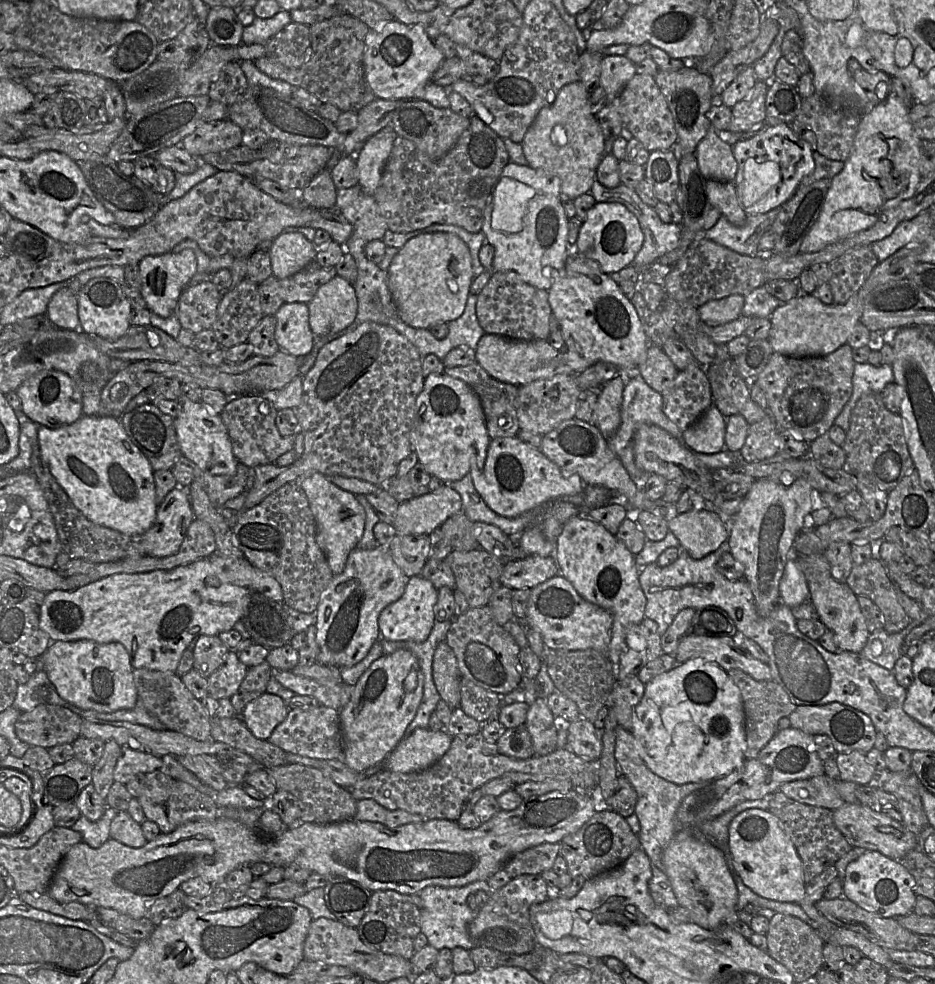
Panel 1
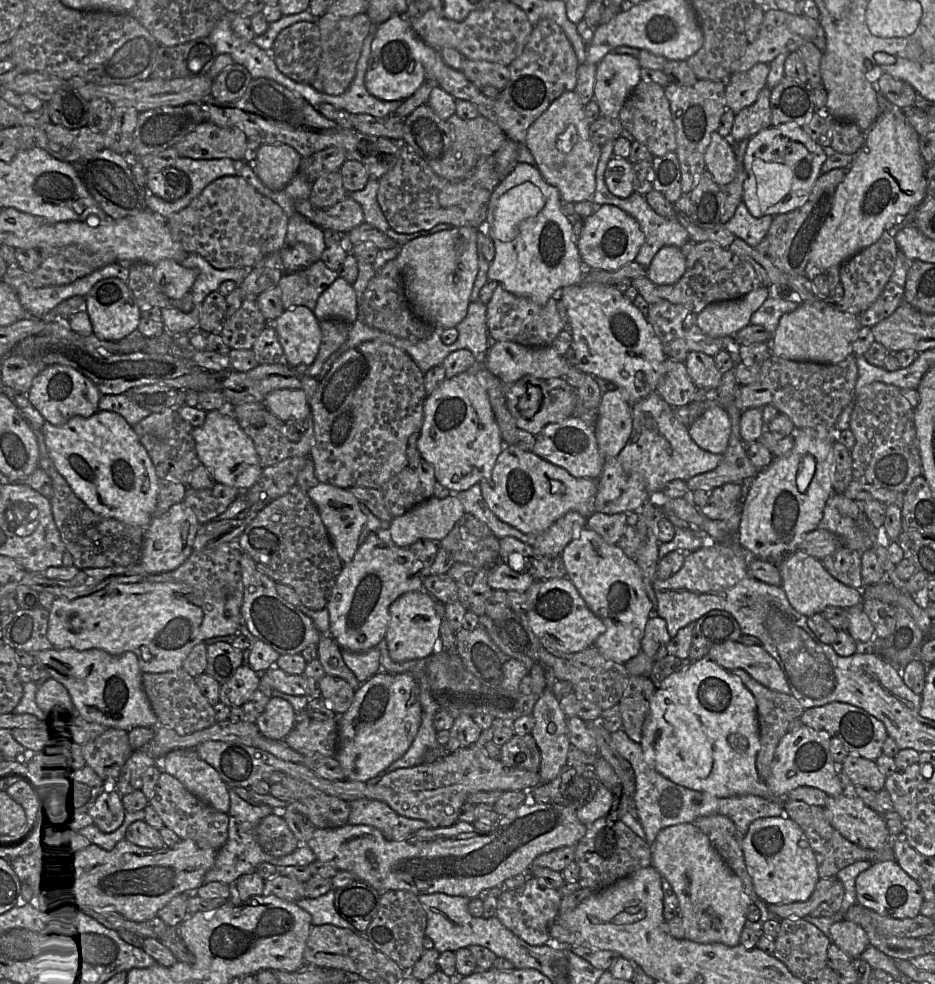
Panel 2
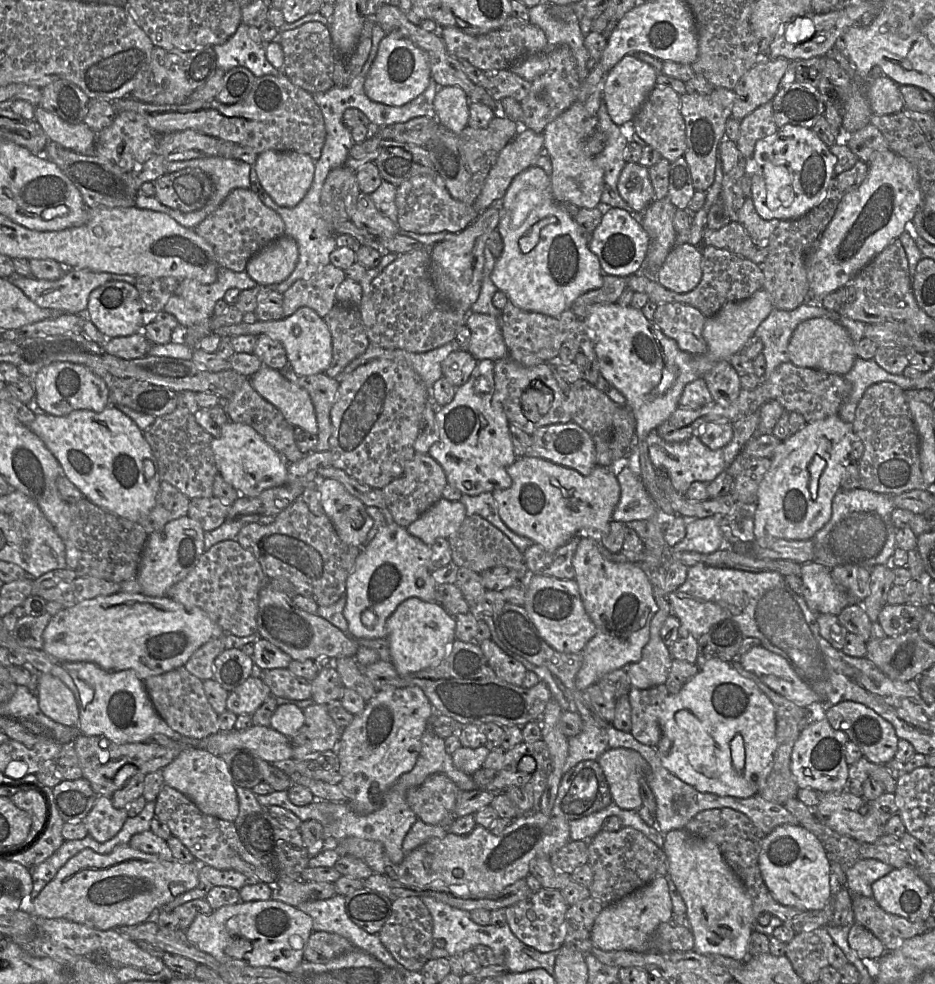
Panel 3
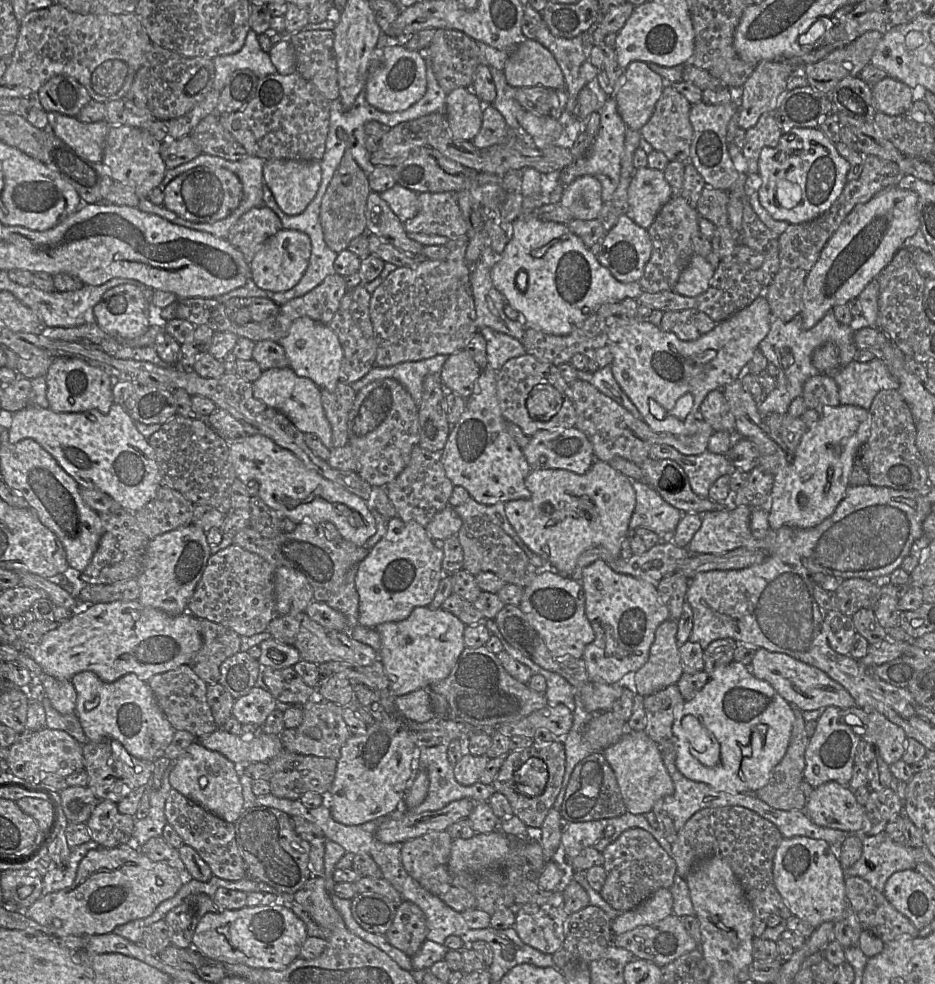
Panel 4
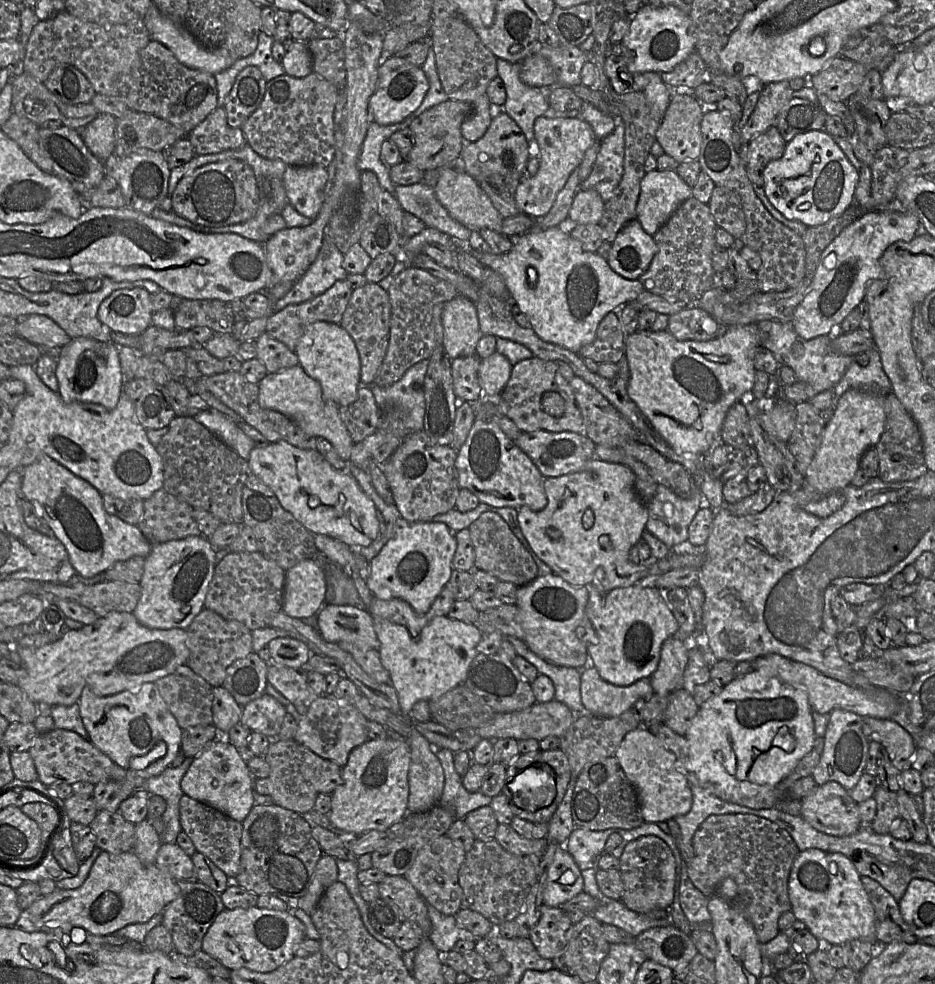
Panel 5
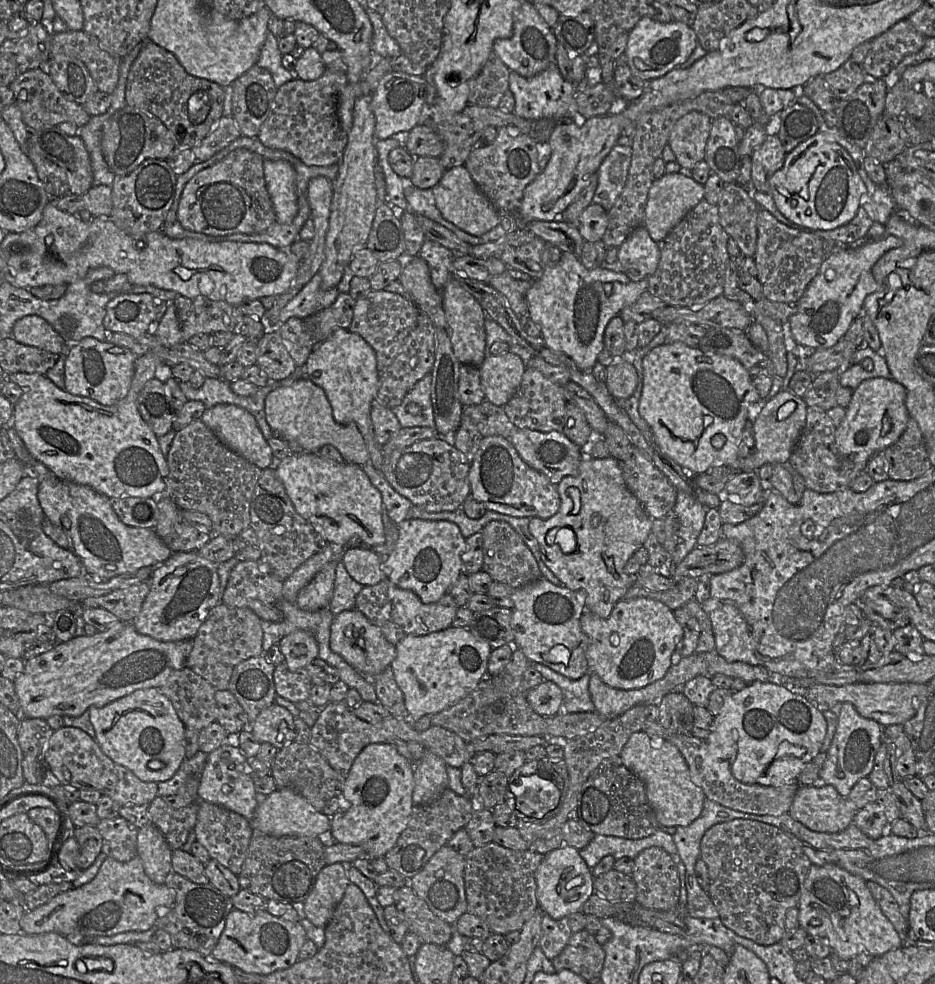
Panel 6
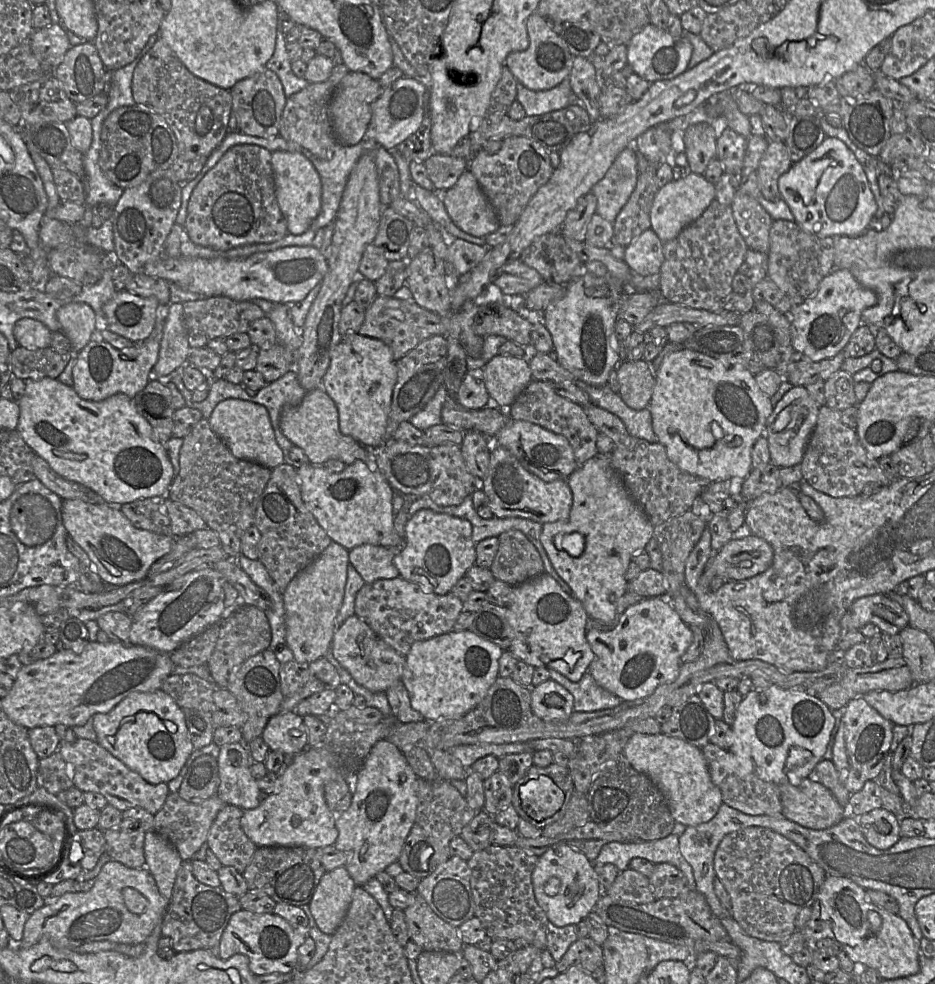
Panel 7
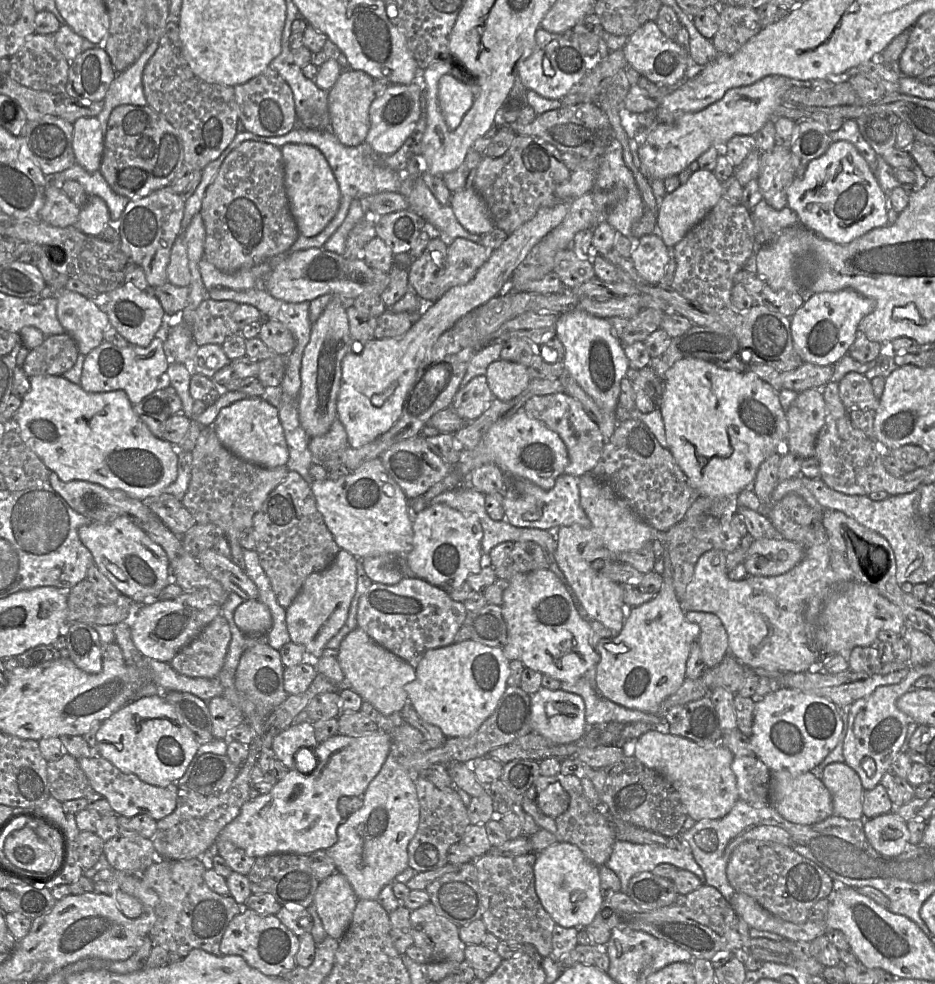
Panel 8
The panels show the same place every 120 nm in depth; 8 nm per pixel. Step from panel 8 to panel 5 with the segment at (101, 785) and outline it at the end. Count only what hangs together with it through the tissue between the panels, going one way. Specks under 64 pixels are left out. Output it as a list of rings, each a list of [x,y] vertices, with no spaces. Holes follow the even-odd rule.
[[[53,729],[40,733],[35,743],[28,750],[33,759],[38,780],[46,786],[52,784],[70,784],[89,782],[93,785],[109,781],[123,780],[126,769],[116,764],[102,753],[90,741],[83,739],[73,731]]]

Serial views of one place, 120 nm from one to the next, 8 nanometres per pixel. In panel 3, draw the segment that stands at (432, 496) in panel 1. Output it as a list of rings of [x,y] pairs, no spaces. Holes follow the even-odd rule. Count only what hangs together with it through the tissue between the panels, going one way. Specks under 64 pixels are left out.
[[[441,498],[406,528],[409,534],[430,546],[438,538],[448,539],[466,516],[465,506],[460,501]]]

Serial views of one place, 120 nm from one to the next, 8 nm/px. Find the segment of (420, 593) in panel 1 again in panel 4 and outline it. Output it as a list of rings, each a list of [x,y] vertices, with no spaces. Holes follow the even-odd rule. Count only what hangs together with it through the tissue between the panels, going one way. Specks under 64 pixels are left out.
[[[416,607],[411,614],[399,622],[379,624],[375,630],[381,640],[379,659],[390,682],[390,690],[395,696],[402,696],[418,689],[427,689],[433,683],[447,678],[466,647],[463,633],[465,624],[443,608]]]

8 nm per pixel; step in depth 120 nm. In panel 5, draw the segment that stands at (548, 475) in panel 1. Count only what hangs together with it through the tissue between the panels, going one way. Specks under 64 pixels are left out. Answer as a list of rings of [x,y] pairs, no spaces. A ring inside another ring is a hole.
[[[596,457],[592,458],[580,472],[544,478],[547,505],[540,511],[533,511],[527,506],[517,509],[517,521],[521,532],[534,553],[553,573],[573,586],[586,586],[592,583],[602,593],[615,588],[629,587],[644,578],[656,578],[675,569],[692,567],[700,570],[706,560],[704,546],[694,546],[688,541],[674,546],[671,549],[672,553],[666,558],[649,557],[639,564],[629,561],[629,550],[642,538],[648,520],[646,505],[635,490],[636,478],[637,476],[628,466],[608,463]]]

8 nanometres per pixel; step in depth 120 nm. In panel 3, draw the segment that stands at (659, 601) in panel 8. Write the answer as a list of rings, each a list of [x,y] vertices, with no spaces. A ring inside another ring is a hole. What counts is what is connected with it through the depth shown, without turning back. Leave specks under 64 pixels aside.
[[[590,535],[580,539],[572,565],[582,602],[596,626],[596,635],[582,650],[583,662],[575,679],[576,687],[584,691],[596,685],[607,673],[641,660],[642,649],[649,641],[651,620],[658,606],[644,571],[634,563],[605,558],[599,551],[598,542]]]

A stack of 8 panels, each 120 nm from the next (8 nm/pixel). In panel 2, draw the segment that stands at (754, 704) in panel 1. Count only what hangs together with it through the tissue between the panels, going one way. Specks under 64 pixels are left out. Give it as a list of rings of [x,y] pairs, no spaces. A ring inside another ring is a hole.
[[[742,669],[732,670],[731,673],[741,679],[756,701],[760,737],[760,749],[756,757],[756,768],[759,776],[764,780],[771,773],[776,748],[781,739],[789,732],[788,726],[790,722],[799,719],[805,709],[791,694],[783,694],[761,685]]]

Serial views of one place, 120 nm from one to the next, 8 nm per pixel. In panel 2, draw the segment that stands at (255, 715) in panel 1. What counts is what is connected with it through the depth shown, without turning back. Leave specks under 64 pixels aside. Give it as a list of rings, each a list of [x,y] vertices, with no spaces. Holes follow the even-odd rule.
[[[272,696],[255,724],[262,736],[283,740],[295,726],[297,714],[288,701]]]

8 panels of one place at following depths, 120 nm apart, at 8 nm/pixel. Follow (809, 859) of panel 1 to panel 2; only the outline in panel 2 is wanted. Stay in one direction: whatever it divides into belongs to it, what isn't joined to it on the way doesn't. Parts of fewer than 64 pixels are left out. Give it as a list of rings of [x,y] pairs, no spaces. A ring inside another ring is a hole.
[[[787,798],[783,799],[782,807],[784,809],[784,816],[795,822],[806,836],[814,852],[820,878],[836,877],[840,870],[858,861],[870,861],[875,863],[894,861],[895,859],[893,840],[880,849],[861,848],[844,838],[831,826],[823,808],[809,805],[802,801],[789,800]]]

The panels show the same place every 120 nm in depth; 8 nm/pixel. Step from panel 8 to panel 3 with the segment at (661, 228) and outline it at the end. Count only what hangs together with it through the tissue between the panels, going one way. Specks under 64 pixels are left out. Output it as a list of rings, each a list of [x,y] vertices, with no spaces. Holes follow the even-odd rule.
[[[626,163],[618,180],[621,198],[635,211],[643,213],[654,201],[654,189],[647,167],[639,163]]]

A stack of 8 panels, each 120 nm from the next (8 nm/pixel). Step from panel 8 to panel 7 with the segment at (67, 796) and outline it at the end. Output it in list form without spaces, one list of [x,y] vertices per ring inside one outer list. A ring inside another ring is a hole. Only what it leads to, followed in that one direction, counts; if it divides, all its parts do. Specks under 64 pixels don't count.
[[[58,751],[39,760],[37,784],[54,795],[74,786],[66,773],[66,762]]]

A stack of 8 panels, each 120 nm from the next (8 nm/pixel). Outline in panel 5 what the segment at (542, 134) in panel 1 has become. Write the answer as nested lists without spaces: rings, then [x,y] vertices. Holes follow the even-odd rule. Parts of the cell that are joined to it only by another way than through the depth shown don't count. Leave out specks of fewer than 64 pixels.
[[[581,189],[576,192],[568,221],[570,224],[599,224],[604,211],[604,201],[593,189]]]

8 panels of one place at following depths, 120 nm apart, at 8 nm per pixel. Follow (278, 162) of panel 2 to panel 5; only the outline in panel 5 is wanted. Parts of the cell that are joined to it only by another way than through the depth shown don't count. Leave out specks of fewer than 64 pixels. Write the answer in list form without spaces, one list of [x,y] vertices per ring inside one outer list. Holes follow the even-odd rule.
[[[288,166],[283,184],[289,204],[304,217],[315,219],[324,201],[326,168],[316,166]]]

